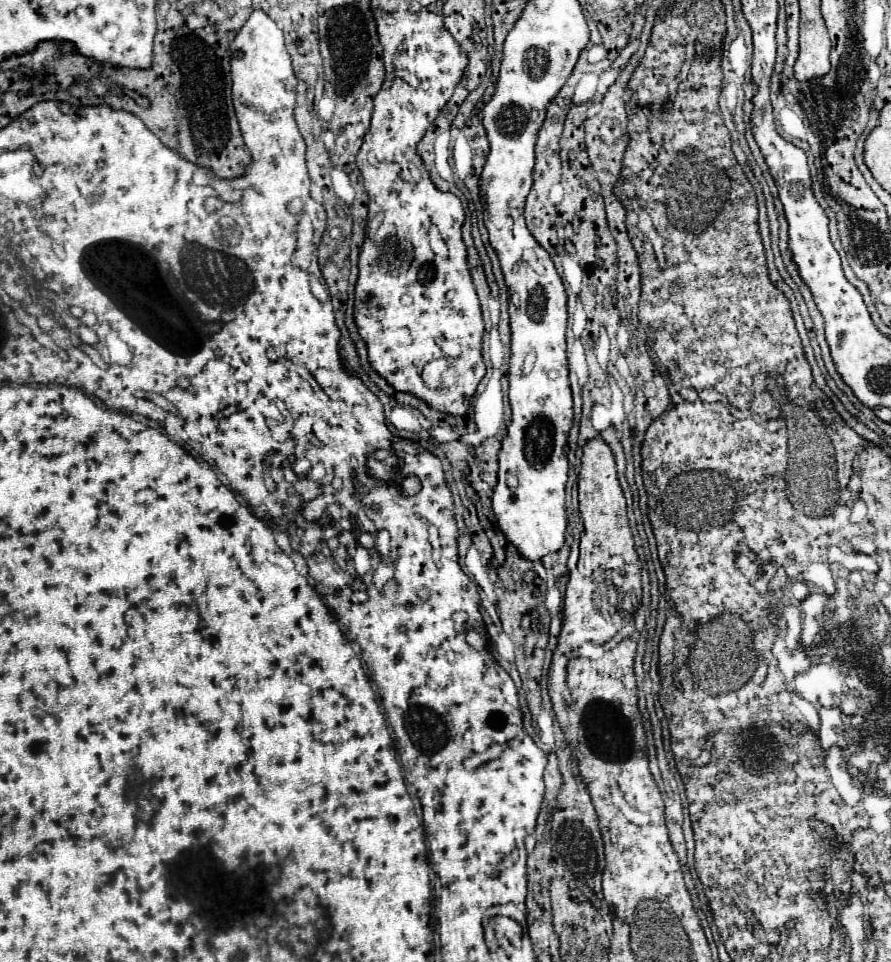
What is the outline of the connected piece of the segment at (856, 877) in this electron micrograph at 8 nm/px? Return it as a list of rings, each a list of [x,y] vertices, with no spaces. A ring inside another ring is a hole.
[[[853,874],[853,882],[853,889],[849,892],[849,898],[851,898],[853,891],[860,892],[863,901],[866,901],[869,889],[865,874]]]

